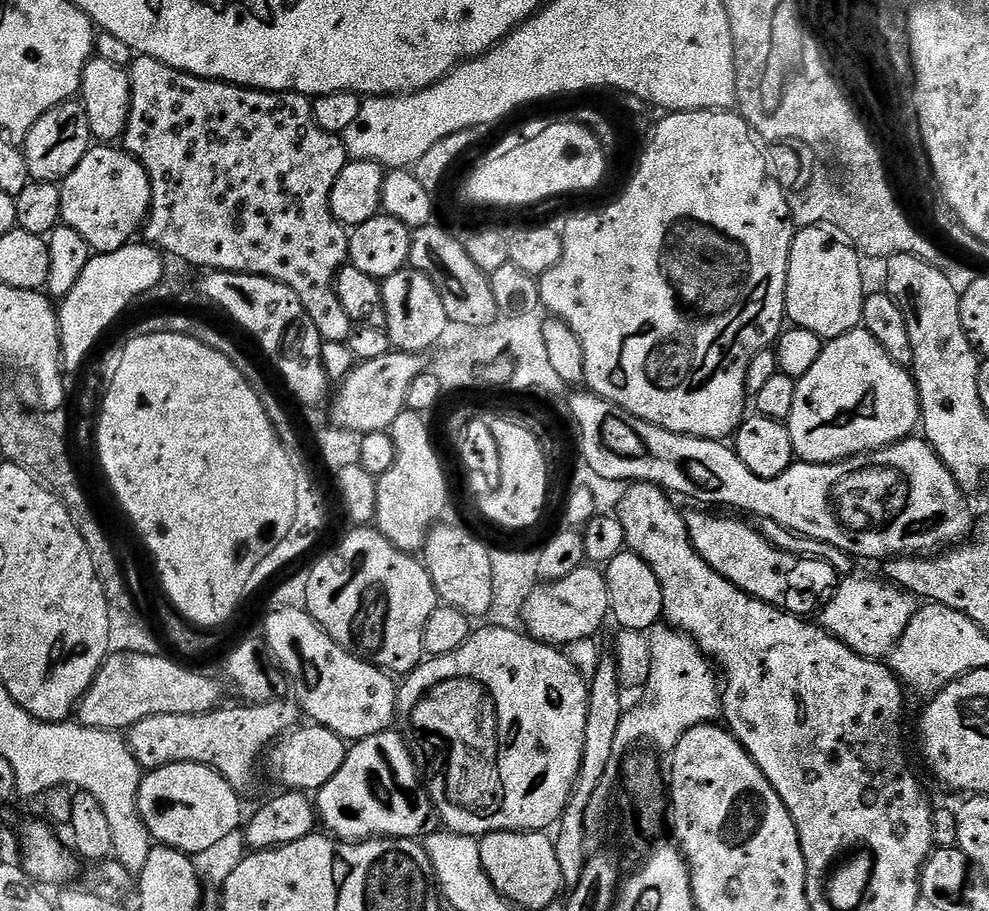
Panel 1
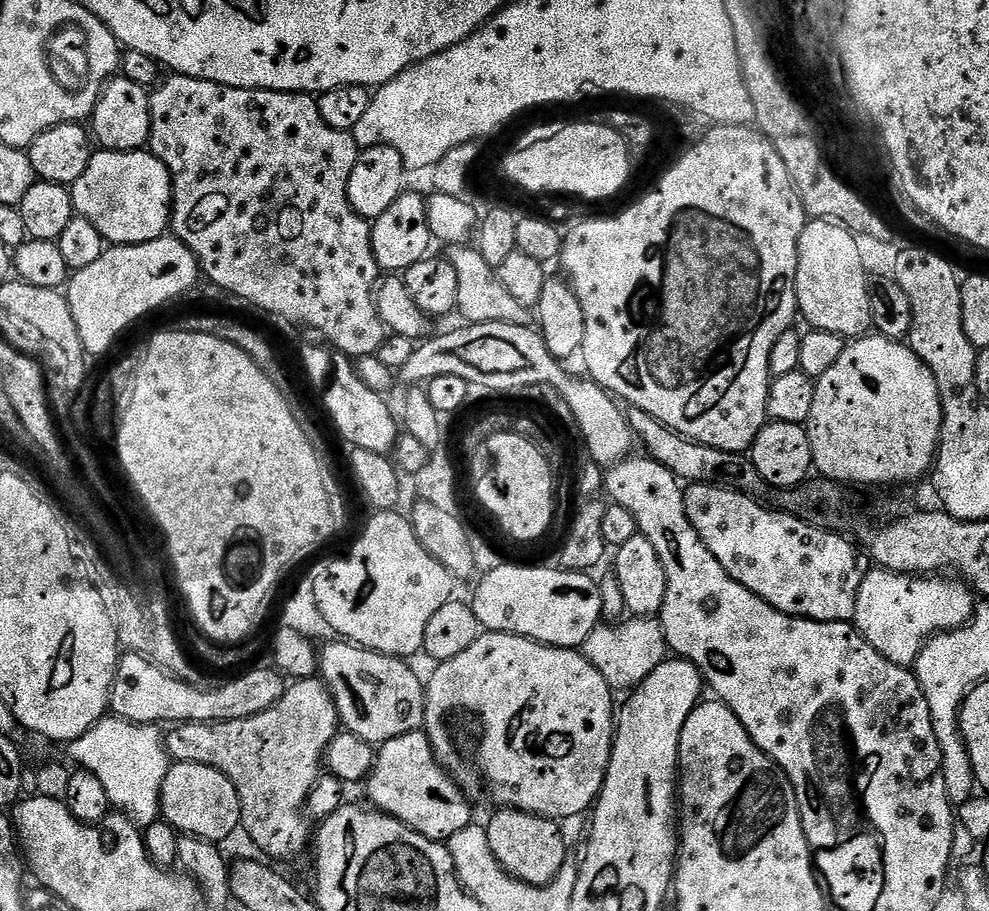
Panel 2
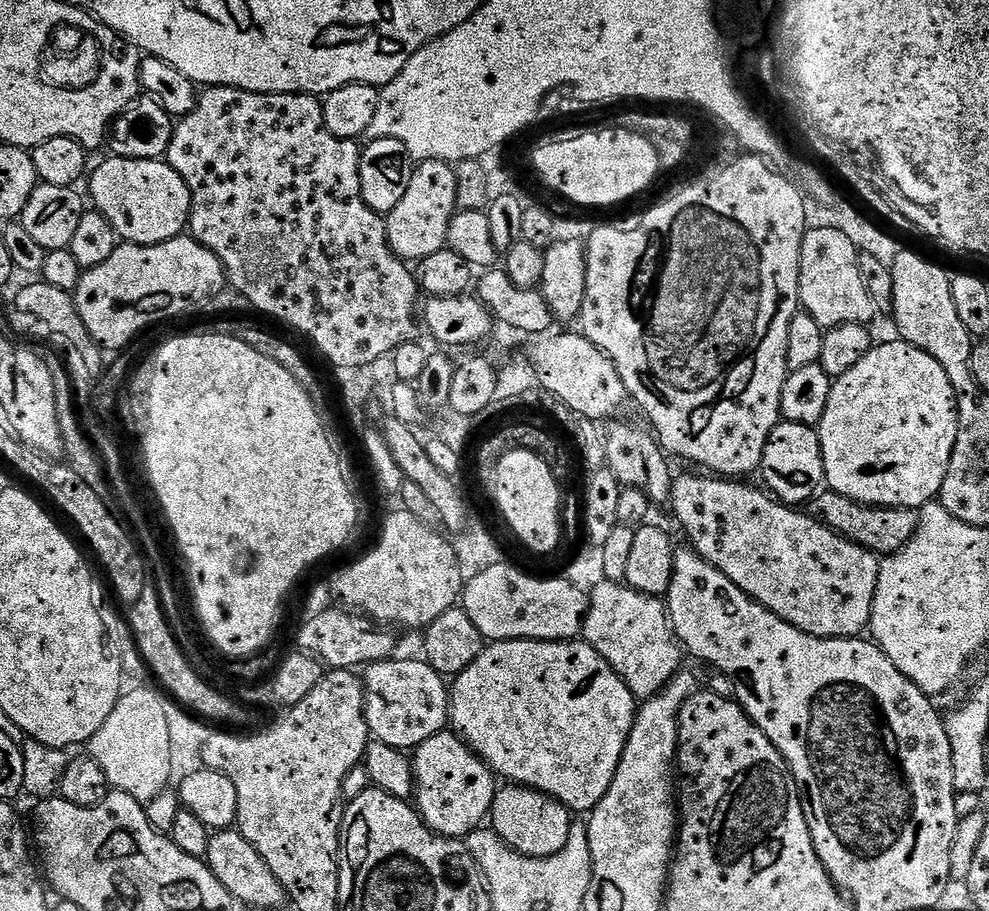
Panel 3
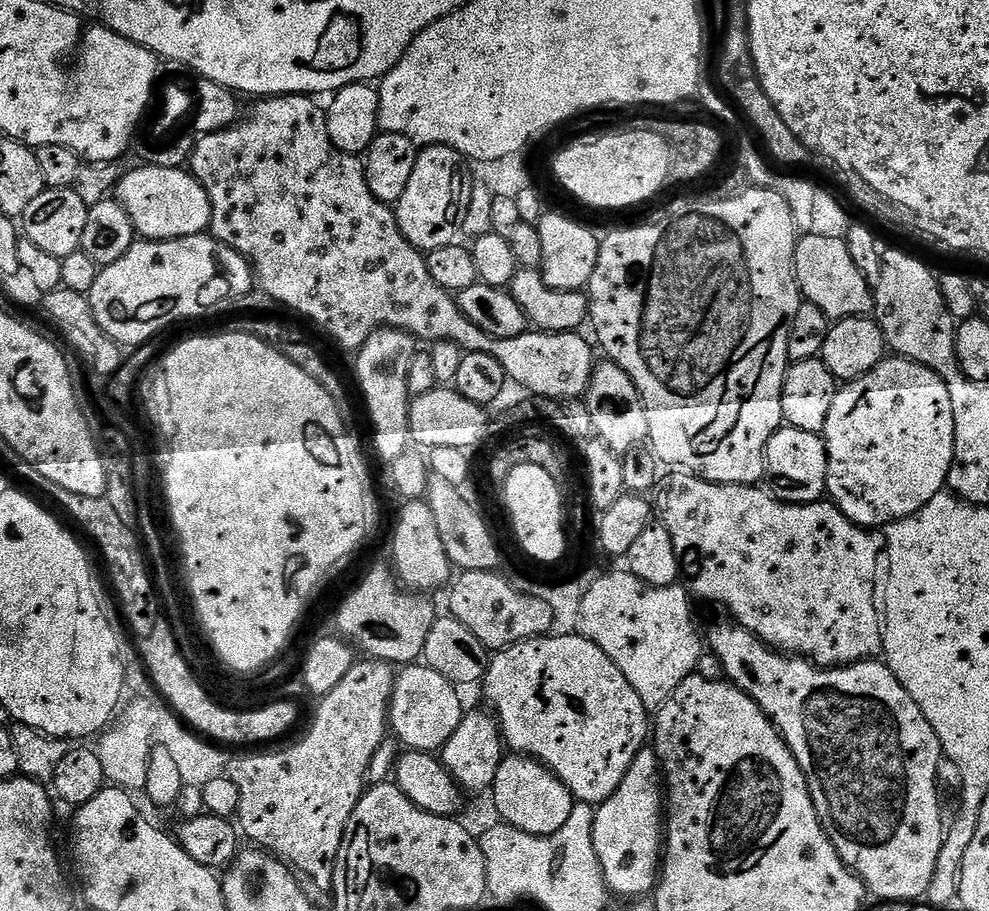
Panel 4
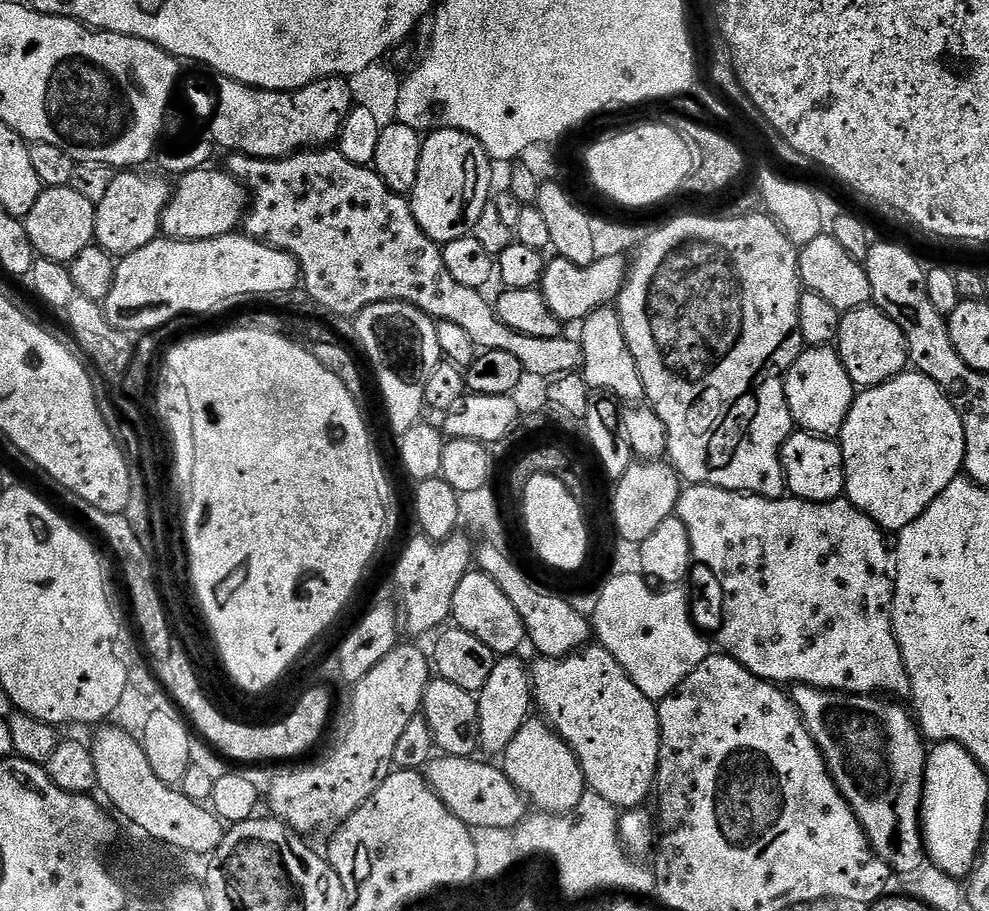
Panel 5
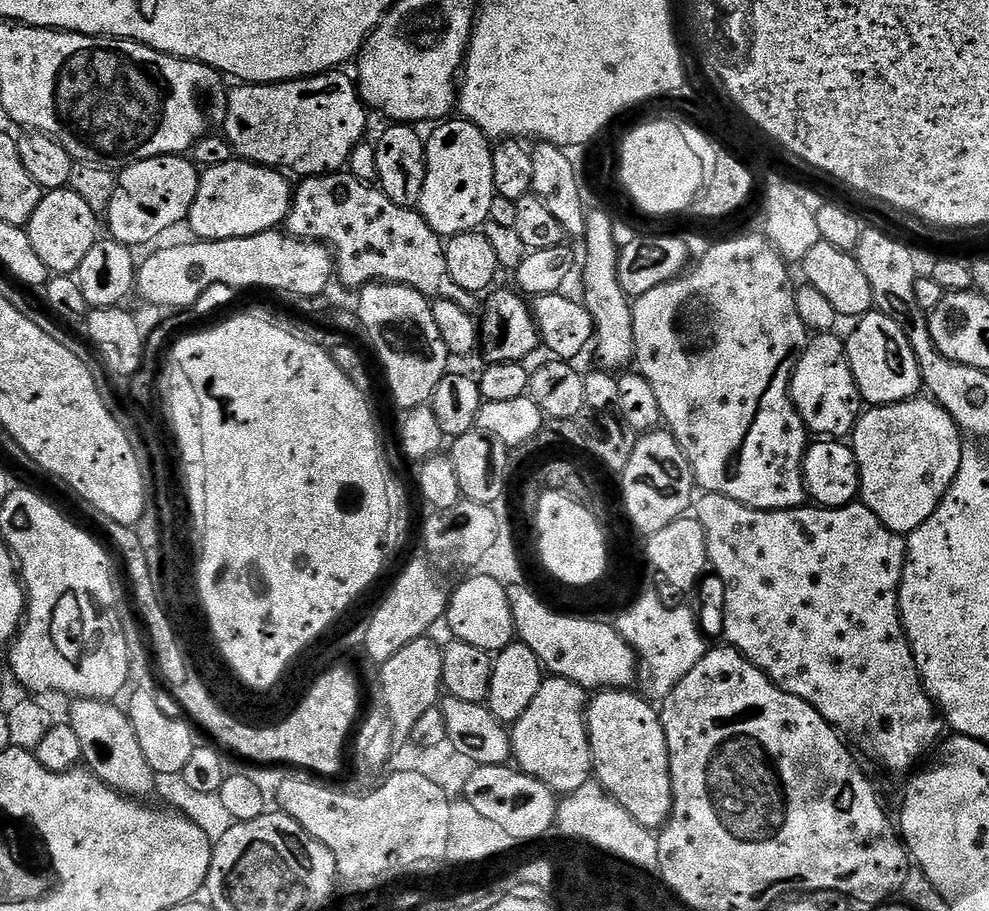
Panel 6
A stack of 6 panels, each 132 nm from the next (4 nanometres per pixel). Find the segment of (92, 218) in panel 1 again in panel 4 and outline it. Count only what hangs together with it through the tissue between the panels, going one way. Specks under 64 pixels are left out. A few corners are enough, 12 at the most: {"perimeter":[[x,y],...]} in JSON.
{"perimeter":[[125,171],[115,199],[145,241],[209,231],[208,192],[191,171]]}

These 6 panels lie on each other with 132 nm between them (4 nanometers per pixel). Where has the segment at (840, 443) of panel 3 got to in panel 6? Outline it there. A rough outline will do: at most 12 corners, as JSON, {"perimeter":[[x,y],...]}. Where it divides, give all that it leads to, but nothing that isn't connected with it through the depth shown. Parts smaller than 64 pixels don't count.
{"perimeter":[[931,398],[869,407],[850,437],[859,499],[918,530],[966,447]]}

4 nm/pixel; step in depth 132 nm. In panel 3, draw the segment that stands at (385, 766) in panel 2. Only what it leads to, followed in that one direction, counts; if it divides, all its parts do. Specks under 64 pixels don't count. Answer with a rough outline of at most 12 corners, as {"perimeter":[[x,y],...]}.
{"perimeter":[[455,732],[411,757],[414,804],[440,836],[489,819],[498,780]]}

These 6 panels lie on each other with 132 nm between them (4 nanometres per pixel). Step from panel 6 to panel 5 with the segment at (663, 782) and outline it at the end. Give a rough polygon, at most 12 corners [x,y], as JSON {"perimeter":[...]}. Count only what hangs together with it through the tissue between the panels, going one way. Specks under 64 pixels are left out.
{"perimeter":[[599,643],[530,664],[539,715],[618,810],[651,797],[659,707]]}

